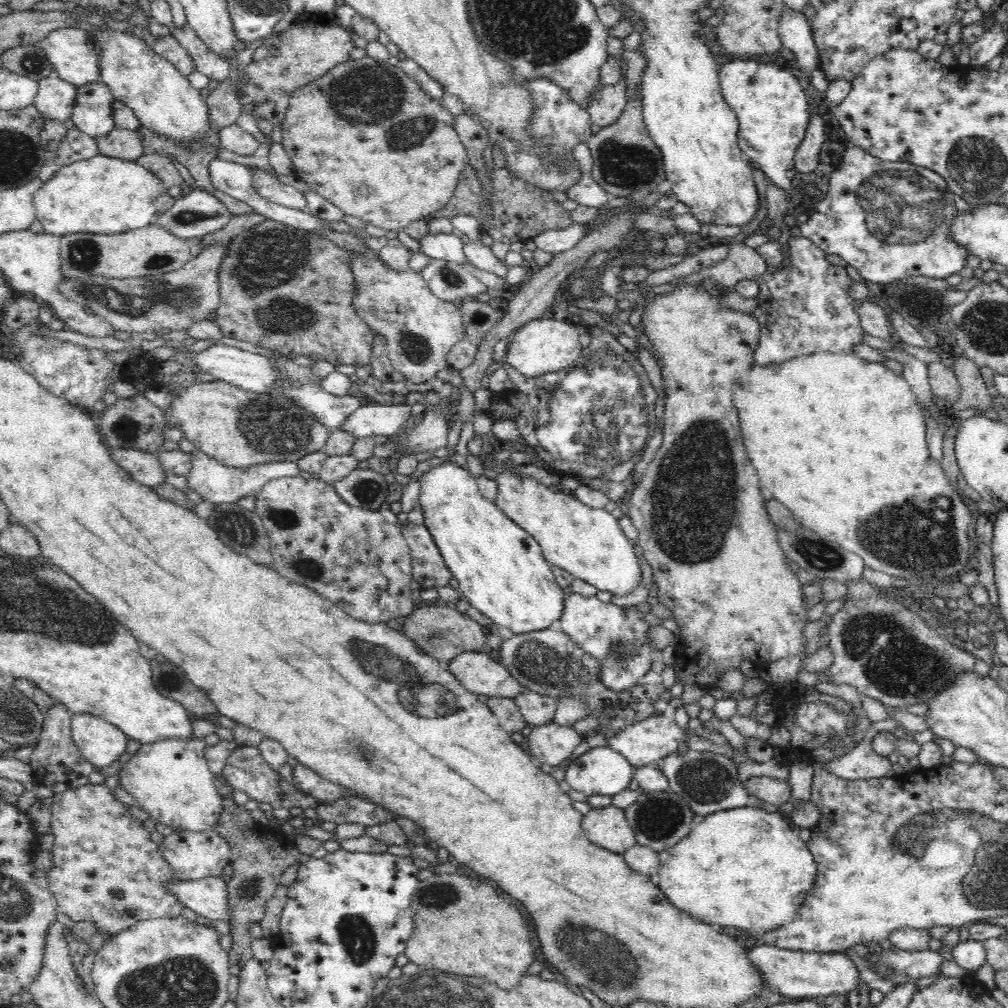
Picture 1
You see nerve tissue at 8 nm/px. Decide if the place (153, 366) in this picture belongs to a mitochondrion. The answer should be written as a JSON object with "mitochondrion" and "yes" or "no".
{"mitochondrion":"no"}

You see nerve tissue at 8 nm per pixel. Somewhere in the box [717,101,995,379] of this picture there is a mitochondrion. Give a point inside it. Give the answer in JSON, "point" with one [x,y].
{"point":[898,207]}

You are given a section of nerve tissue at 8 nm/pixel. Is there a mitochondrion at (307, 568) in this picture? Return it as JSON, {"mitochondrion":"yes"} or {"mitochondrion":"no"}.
{"mitochondrion":"yes"}

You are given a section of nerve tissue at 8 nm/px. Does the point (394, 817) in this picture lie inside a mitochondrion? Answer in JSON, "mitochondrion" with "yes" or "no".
{"mitochondrion":"no"}

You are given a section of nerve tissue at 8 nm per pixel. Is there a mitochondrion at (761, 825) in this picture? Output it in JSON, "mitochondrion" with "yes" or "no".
{"mitochondrion":"no"}

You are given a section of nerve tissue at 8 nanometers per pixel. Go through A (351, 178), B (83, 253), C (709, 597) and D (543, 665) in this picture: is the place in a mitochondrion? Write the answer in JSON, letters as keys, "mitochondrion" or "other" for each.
{"A":"other","B":"mitochondrion","C":"other","D":"mitochondrion"}

